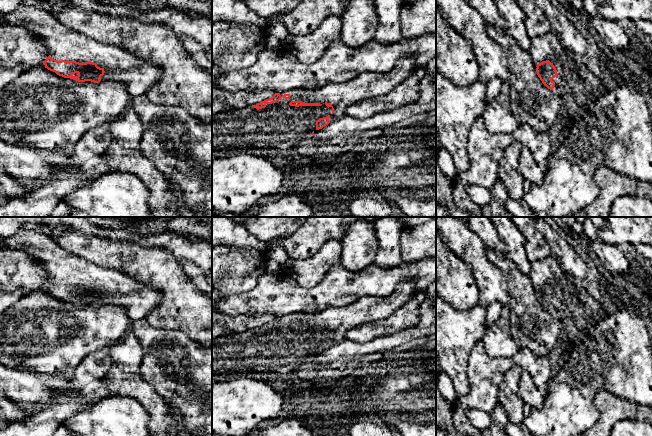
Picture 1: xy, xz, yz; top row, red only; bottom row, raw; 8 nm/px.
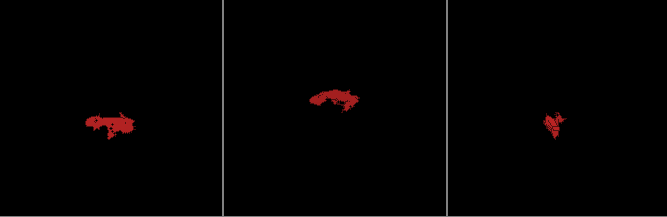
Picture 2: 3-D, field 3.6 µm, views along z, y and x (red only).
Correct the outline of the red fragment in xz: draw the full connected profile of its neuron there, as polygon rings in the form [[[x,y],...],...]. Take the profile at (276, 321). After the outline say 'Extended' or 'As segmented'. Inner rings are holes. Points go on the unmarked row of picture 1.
[[[275,317],[271,322],[266,323],[256,329],[253,329],[253,331],[259,334],[259,333],[265,332],[267,328],[272,328],[274,326],[279,325],[280,323],[281,323],[280,317]]]. As segmented

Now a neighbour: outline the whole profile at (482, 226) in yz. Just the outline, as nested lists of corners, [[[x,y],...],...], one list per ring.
[[[468,217],[468,225],[481,238],[488,249],[500,252],[508,257],[505,245],[488,217]]]

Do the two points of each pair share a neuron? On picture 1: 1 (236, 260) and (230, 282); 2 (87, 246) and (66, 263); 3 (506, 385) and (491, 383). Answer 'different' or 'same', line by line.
1: same
2: different
3: different

